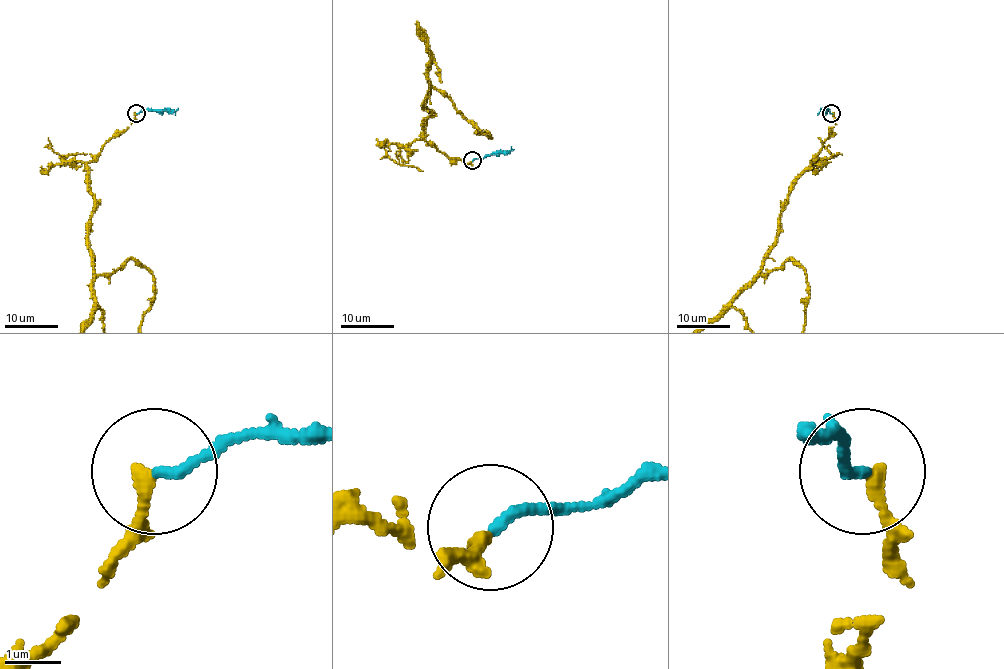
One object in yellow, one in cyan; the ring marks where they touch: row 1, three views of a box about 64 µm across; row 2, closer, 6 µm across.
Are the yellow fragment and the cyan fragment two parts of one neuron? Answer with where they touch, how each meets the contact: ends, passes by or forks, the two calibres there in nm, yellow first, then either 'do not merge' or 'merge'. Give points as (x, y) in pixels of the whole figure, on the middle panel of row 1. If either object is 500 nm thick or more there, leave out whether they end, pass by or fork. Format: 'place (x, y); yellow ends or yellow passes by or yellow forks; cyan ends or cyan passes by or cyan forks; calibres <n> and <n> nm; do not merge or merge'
place (472, 160); yellow ends; cyan ends; calibres 260 and 180 nm; merge

